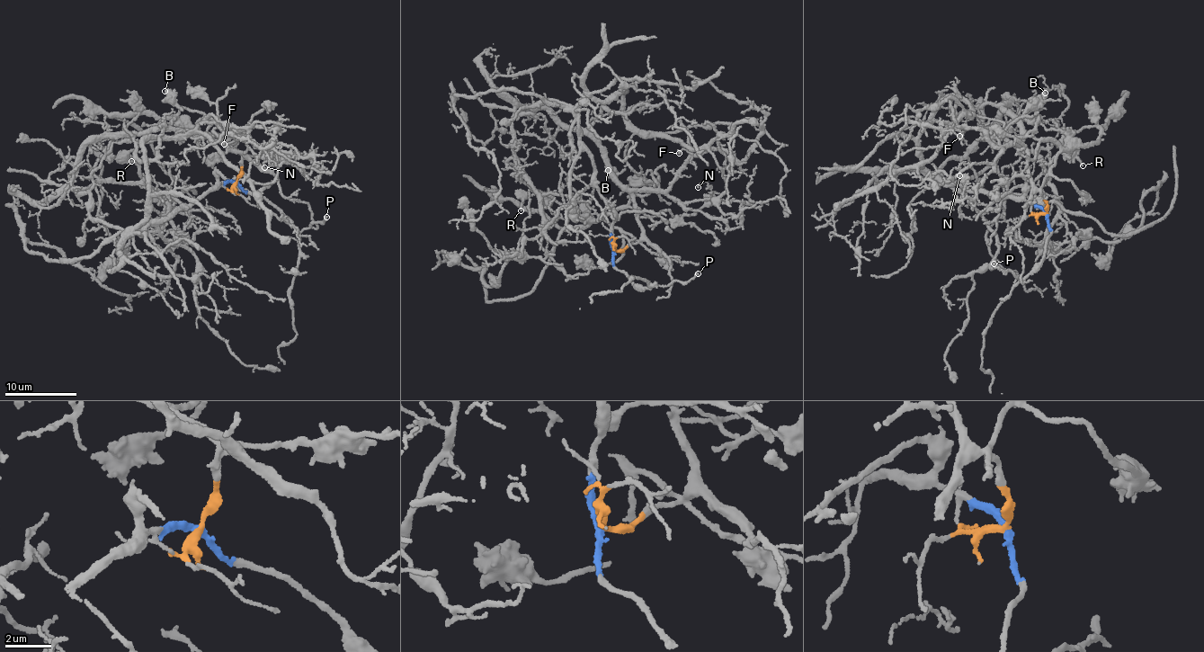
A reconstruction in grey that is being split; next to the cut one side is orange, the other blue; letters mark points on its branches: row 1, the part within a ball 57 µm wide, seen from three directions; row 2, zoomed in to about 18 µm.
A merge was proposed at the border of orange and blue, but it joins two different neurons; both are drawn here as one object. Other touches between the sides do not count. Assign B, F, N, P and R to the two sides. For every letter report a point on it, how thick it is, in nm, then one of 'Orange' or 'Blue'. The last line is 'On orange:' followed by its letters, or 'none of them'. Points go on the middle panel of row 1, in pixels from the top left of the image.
B: Place: (608, 170). Thickness 600 nm. Orange
F: Place: (679, 153). Thickness 160 nm. Orange
N: Place: (698, 187). Thickness 90 nm. Orange
P: Place: (698, 273). Thickness 190 nm. Blue
R: Place: (521, 210). Thickness 170 nm. Orange
On orange: B, F, N, R

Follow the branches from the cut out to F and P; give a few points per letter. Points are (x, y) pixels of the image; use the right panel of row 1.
F: (1046, 213), (1045, 192), (1037, 188), (1024, 147), (1018, 143), (1003, 149), (978, 129), (961, 126), (958, 136)
P: (1046, 213), (1051, 232), (1046, 239), (1043, 255), (1034, 269), (1021, 280), (993, 263)

